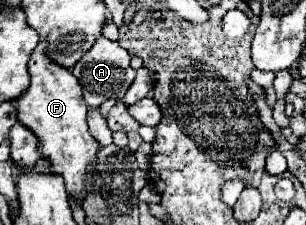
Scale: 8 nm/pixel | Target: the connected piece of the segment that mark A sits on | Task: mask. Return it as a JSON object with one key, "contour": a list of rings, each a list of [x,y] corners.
{"contour":[[[99,36],[93,44],[93,48],[73,66],[73,74],[77,76],[79,84],[85,90],[85,100],[91,106],[99,106],[107,98],[123,98],[129,90],[131,82],[135,80],[135,70],[129,66],[129,52],[119,46],[119,42],[111,42],[103,36]]]}

